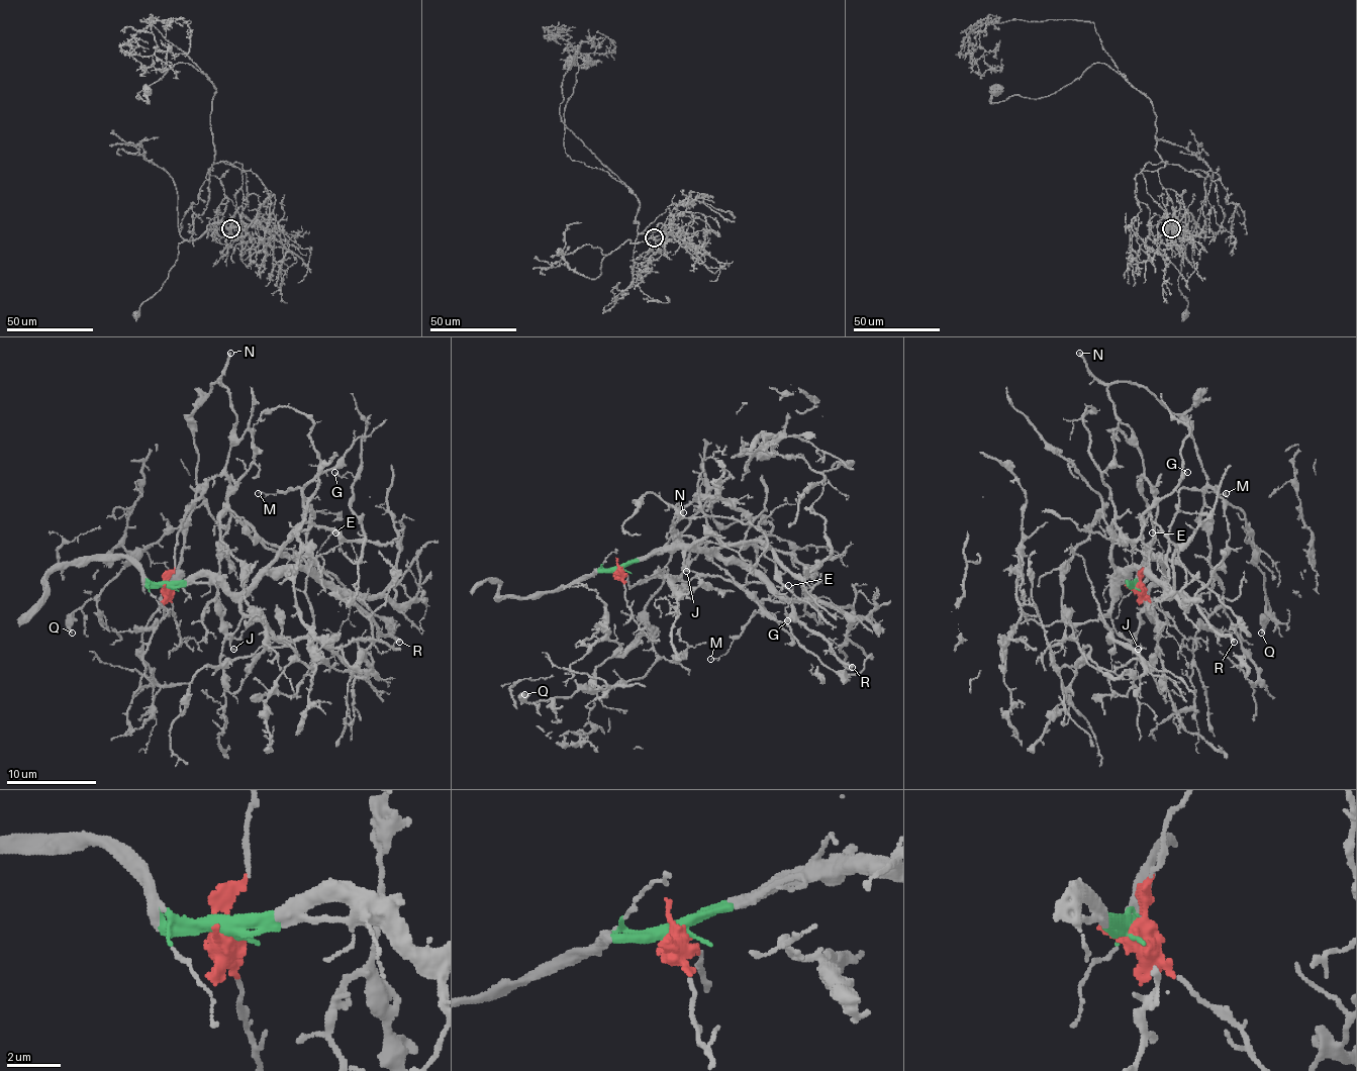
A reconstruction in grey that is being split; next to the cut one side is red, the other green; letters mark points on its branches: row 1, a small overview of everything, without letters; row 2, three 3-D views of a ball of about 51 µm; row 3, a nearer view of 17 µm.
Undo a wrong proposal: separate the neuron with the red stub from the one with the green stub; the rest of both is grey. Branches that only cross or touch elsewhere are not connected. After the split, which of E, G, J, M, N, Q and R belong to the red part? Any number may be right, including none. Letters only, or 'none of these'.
N, Q

